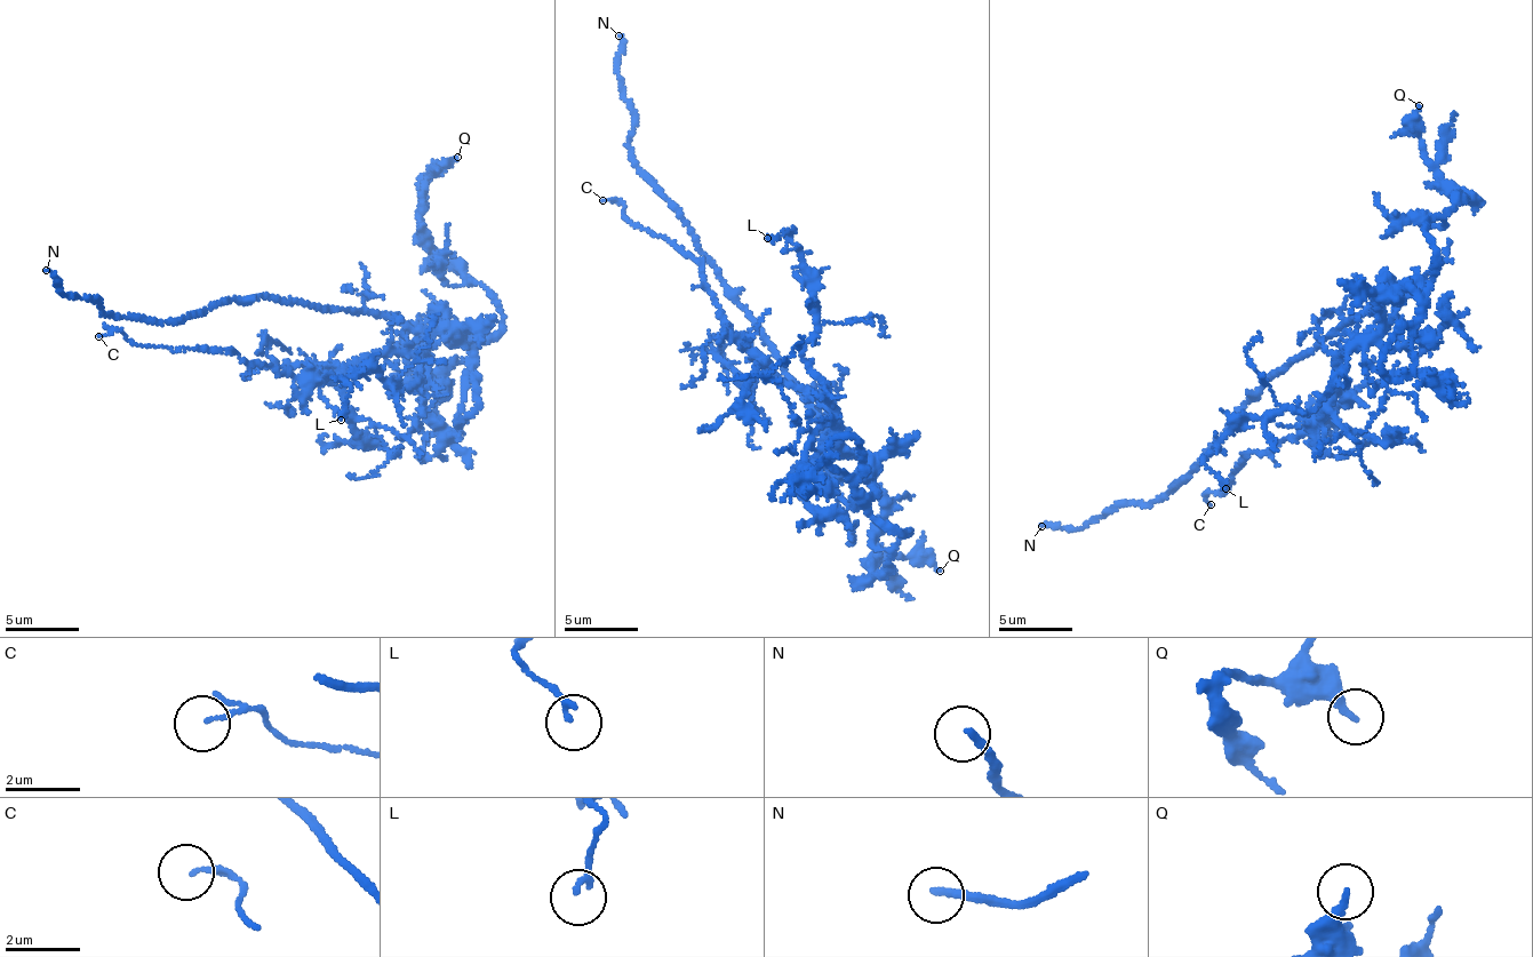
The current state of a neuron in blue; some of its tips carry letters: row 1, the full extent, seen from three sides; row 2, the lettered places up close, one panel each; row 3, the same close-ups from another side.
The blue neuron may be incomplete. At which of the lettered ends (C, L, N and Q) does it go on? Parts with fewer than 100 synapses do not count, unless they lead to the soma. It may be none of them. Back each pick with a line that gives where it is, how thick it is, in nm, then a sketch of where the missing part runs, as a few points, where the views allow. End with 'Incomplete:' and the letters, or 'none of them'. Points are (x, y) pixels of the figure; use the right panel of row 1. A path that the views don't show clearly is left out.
N: (1042, 526) | 190 nm
Incomplete: N

